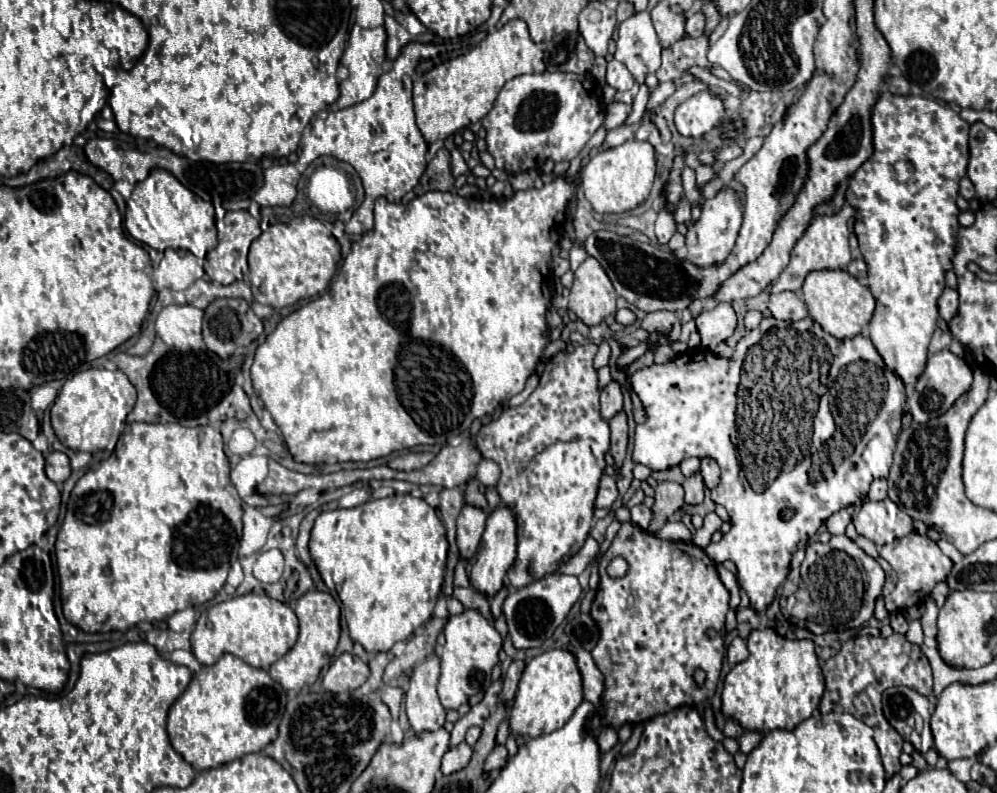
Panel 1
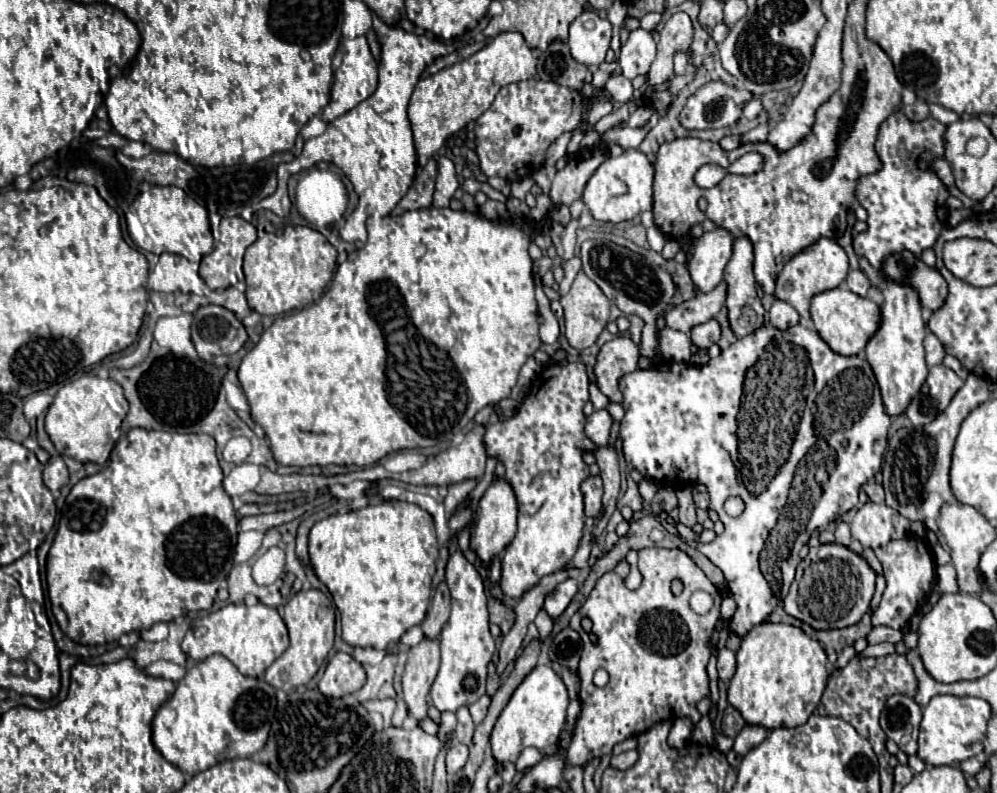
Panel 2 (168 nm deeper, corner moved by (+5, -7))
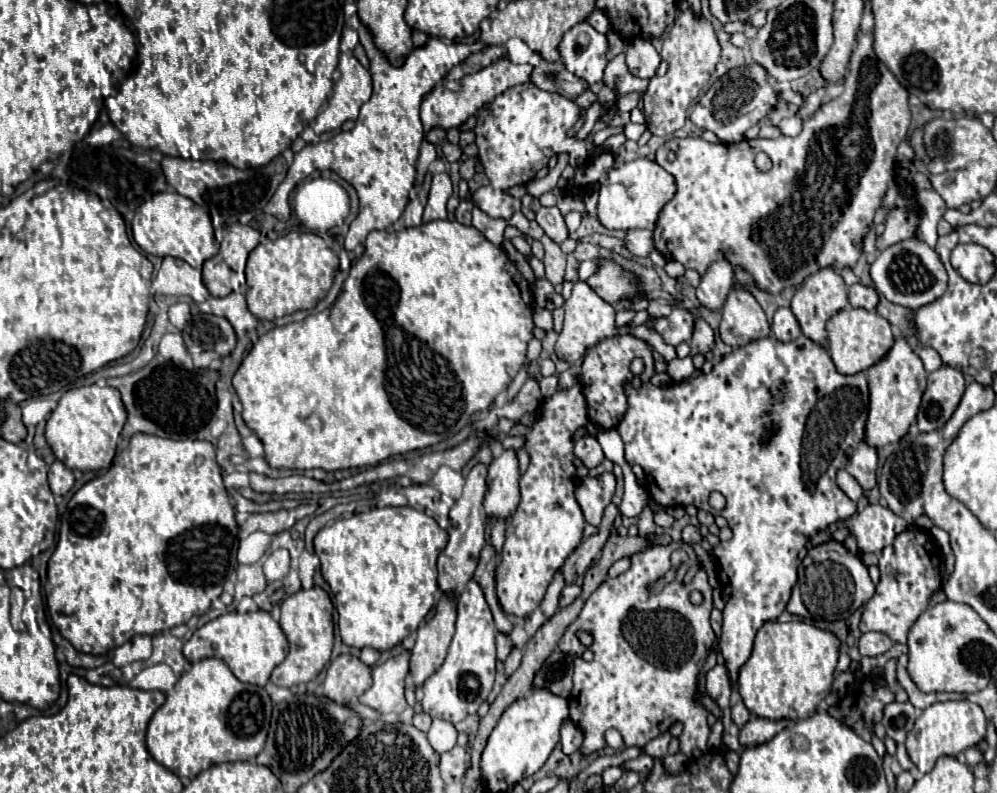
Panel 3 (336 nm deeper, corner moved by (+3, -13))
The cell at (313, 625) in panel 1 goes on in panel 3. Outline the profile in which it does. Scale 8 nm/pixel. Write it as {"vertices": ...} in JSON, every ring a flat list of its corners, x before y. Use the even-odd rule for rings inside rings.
{"vertices":[[314,586,310,590,300,590,292,596,288,596,282,604,282,616,280,626,290,642,290,650,282,664,278,664,270,676,270,680,278,686,292,688,296,684,306,684,312,678,320,674,320,670,328,664,332,654,332,642,334,642,334,622,332,622,332,600,330,596]]}

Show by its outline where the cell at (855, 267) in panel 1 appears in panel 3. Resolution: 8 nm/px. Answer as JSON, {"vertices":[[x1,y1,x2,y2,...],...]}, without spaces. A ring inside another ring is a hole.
{"vertices":[[854,284,848,288,848,300,852,308,864,308,864,310,876,310,878,306,878,292,874,288]]}

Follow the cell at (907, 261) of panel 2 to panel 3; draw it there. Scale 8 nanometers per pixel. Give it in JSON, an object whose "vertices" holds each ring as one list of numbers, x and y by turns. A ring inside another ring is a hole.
{"vertices":[[908,238,882,250,870,268,870,276,880,294,884,294,890,302,906,306,910,310,930,304,932,300,938,300,948,284,948,274,944,270,940,256,920,238]]}

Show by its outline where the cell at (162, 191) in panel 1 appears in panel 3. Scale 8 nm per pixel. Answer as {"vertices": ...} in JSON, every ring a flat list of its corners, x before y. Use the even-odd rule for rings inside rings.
{"vertices":[[160,192,152,200,144,202,134,214,132,236,144,252,160,258,174,256,188,262,192,268,202,268,204,260,218,252,208,210,200,208,196,202,180,196,178,192]]}

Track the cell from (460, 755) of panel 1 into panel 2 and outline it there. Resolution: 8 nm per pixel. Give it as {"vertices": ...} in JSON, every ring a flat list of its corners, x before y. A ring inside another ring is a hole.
{"vertices":[[454,742,448,756,446,756,446,768,448,768,448,774,456,774,468,760,468,748,462,746,460,742]]}

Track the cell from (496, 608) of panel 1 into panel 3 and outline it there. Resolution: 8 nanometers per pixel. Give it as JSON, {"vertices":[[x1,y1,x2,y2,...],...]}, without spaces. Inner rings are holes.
{"vertices":[[498,518,492,526,492,534,490,534,490,542,492,546,496,548,496,552,500,552,502,544,504,544,504,528,506,528,506,520,504,518]]}

